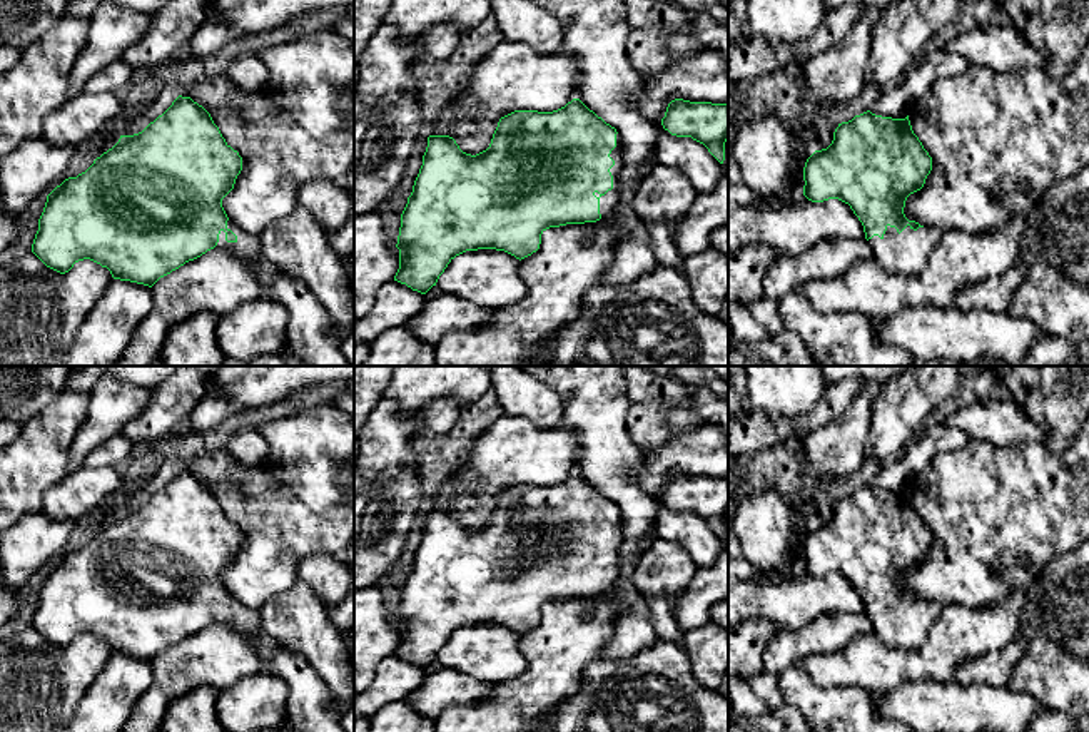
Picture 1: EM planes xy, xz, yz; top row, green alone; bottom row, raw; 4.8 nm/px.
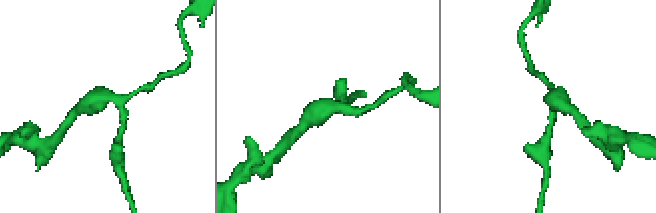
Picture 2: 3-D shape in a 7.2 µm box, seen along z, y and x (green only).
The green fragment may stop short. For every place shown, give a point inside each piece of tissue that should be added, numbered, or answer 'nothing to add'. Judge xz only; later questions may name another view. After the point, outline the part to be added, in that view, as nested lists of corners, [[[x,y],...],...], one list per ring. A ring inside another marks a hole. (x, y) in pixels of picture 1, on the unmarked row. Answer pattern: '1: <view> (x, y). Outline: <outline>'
1: xz (610, 574). Outline: [[[616,508],[616,521],[611,525],[610,531],[615,535],[615,540],[610,543],[613,550],[613,563],[608,565],[605,570],[595,567],[595,570],[600,573],[601,592],[613,585],[620,575],[620,563],[625,545],[625,520],[620,508]]]

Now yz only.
1: yz (907, 627). Outline: [[[887,600],[884,612],[869,613],[874,635],[887,647],[897,650],[919,650],[925,642],[934,622],[944,610],[939,602],[919,602],[914,605],[907,600],[900,608],[895,602]]]

